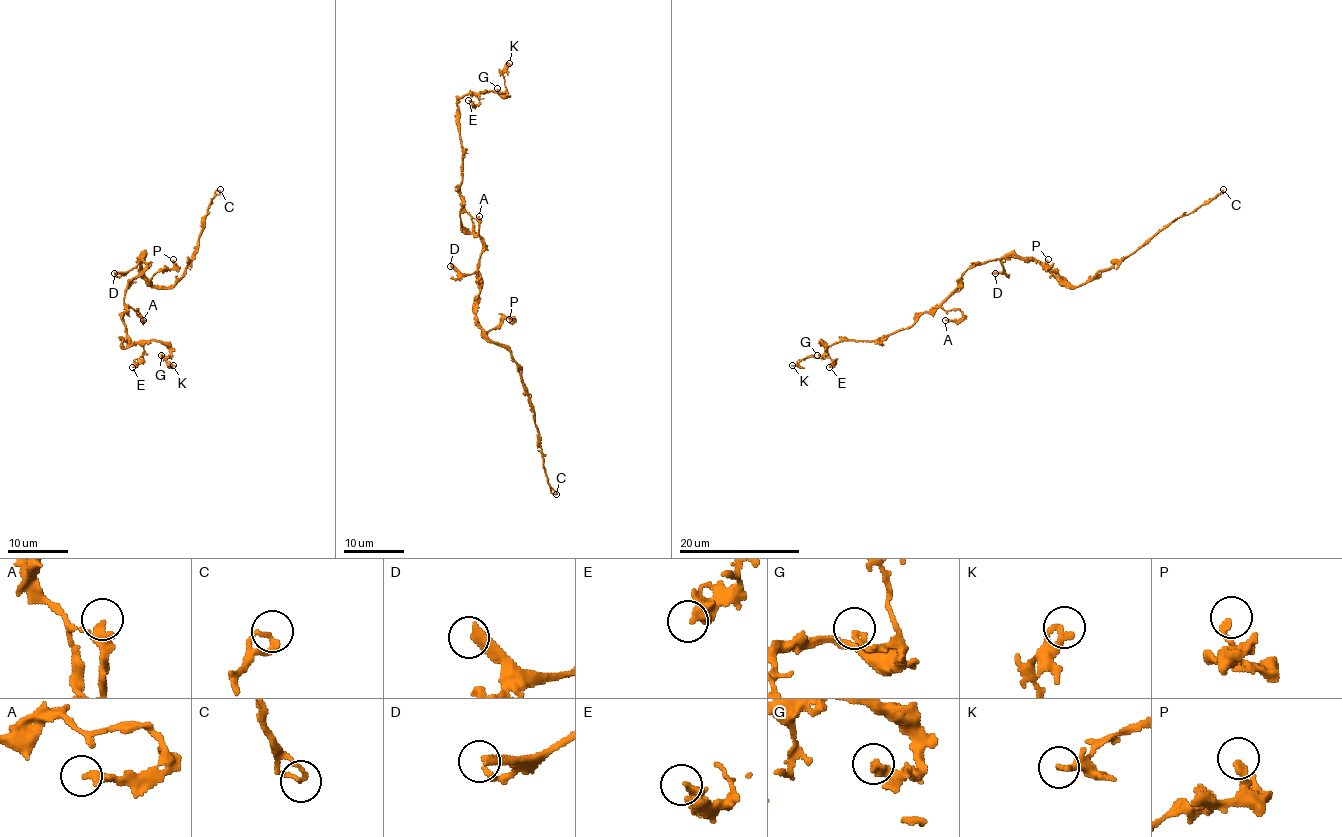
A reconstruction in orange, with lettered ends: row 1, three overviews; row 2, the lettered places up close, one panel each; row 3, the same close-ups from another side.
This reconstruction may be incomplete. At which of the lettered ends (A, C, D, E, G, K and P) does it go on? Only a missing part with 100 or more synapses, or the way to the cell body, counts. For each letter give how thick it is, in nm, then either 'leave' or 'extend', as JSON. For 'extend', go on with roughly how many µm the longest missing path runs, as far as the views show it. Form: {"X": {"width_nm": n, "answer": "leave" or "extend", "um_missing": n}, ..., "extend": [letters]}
{"A": {"width_nm": 240, "answer": "leave"}, "C": {"width_nm": 180, "answer": "leave"}, "D": {"width_nm": 360, "answer": "extend", "um_missing": 50}, "E": {"width_nm": 320, "answer": "leave"}, "G": {"width_nm": 220, "answer": "leave"}, "K": {"width_nm": 280, "answer": "leave"}, "P": {"width_nm": 240, "answer": "leave"}, "extend": ["D"]}

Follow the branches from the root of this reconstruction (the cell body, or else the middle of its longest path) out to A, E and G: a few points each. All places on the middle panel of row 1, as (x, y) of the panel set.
A: (479, 261), (482, 240), (462, 226), (460, 214), (466, 213), (471, 217), (475, 232), (479, 232), (479, 216)
E: (479, 261), (482, 240), (460, 220), (457, 102), (472, 93), (480, 97), (477, 104), (468, 100)
G: (479, 261), (482, 240), (460, 220), (457, 102), (472, 93), (506, 96), (497, 88)

